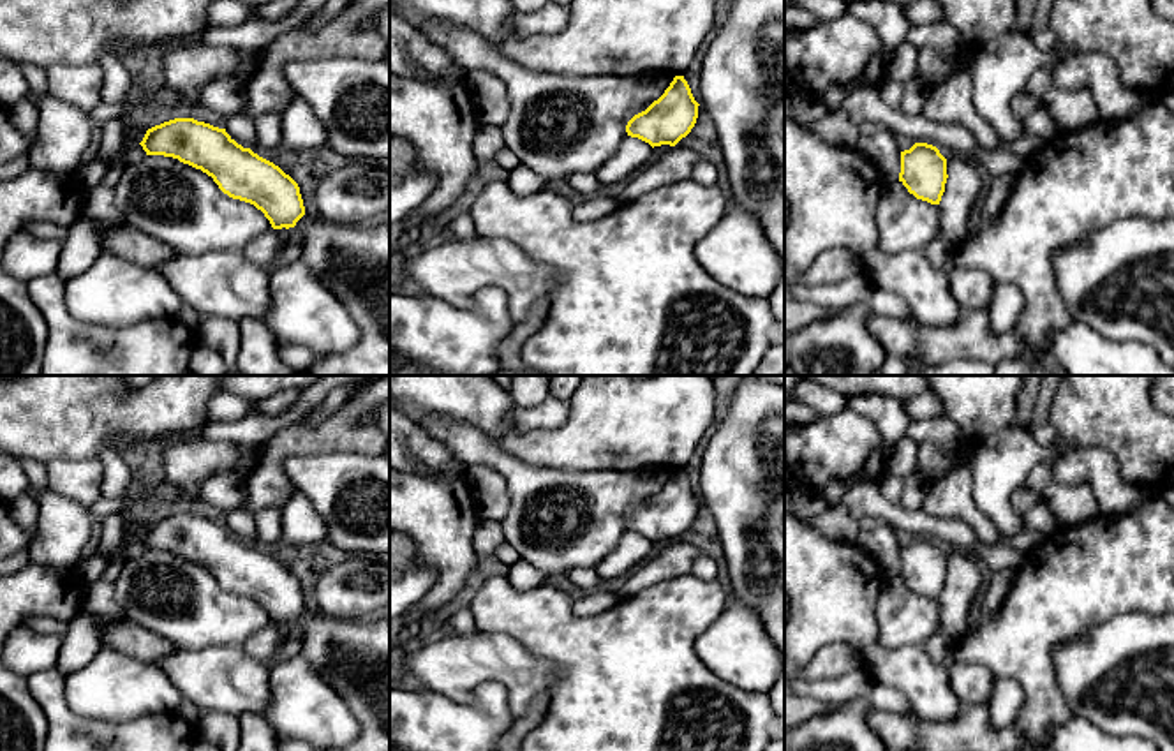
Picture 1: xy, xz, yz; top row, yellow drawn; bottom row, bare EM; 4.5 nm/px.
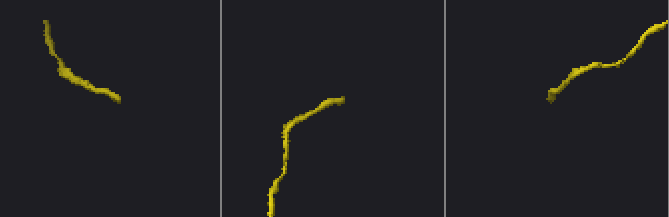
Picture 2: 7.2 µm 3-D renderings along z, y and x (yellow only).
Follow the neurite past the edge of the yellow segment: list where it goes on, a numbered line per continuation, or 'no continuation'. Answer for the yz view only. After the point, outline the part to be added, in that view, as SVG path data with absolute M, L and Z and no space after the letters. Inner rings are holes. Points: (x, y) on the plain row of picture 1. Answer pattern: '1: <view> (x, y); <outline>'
no continuation

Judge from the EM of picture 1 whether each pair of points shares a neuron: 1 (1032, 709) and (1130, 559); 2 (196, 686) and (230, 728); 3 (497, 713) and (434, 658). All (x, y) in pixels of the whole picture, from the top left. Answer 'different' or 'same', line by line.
1: same
2: different
3: different

